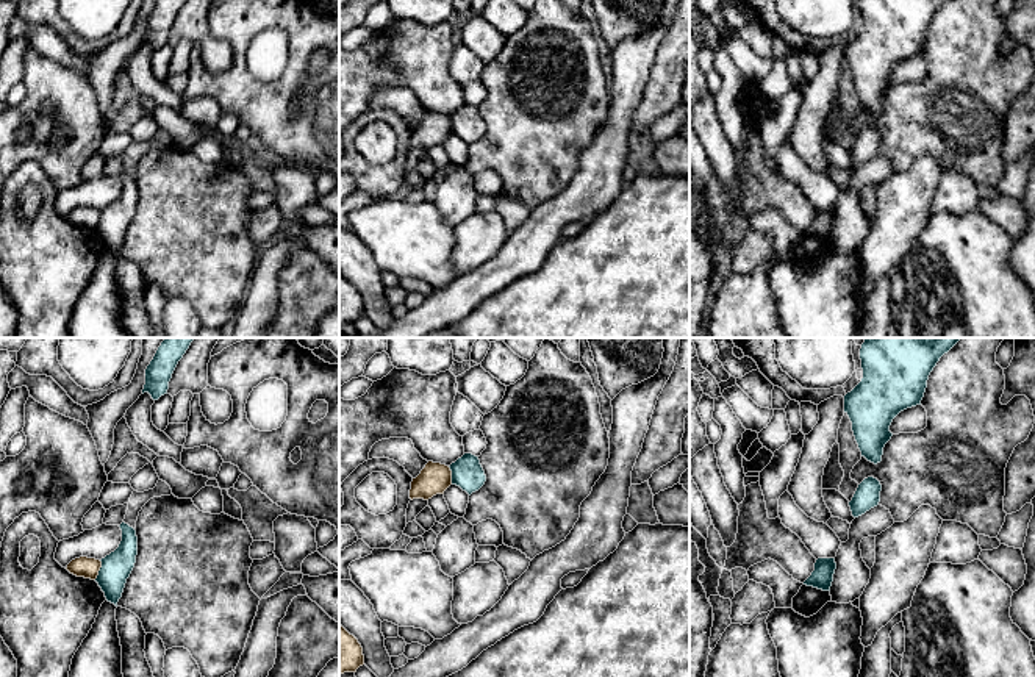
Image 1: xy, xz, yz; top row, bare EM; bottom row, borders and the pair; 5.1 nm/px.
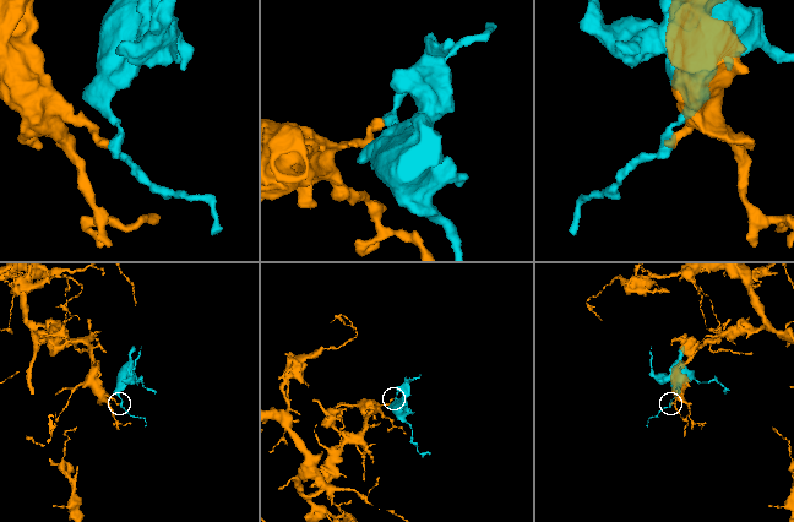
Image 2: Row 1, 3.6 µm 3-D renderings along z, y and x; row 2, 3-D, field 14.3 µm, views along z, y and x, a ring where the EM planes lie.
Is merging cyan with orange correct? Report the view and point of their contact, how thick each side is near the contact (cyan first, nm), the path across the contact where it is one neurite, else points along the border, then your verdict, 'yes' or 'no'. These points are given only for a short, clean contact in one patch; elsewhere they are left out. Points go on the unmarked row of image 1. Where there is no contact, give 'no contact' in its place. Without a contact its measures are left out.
contact xy (100, 219); calibres 160 and 110 nm; border xy (100, 210), (100, 219), (94, 229); no

